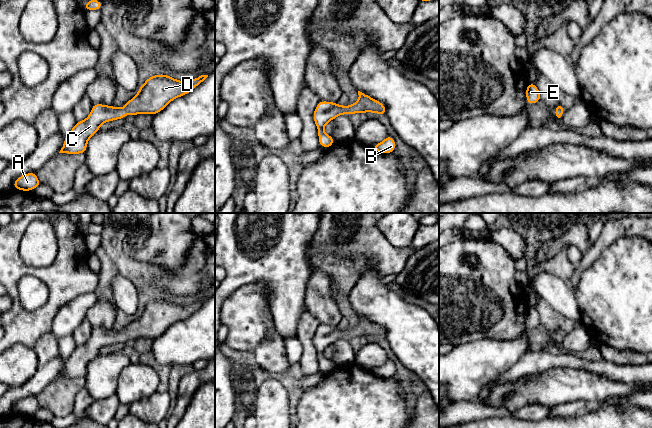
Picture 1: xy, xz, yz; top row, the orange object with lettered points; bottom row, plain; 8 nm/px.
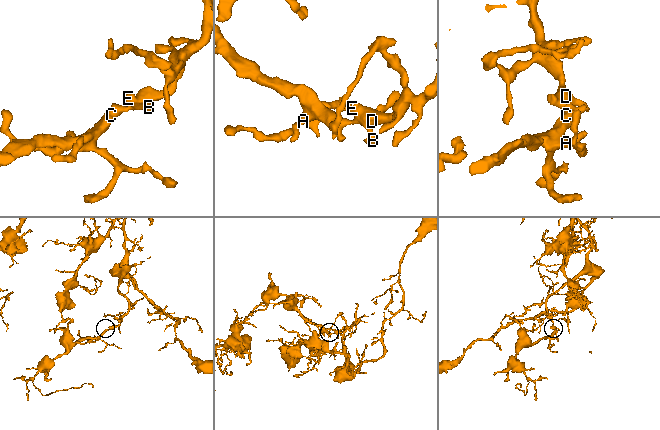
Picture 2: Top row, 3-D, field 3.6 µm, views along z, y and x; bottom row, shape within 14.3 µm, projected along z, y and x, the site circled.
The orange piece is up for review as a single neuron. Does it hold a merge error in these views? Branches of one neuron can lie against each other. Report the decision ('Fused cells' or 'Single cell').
Single cell

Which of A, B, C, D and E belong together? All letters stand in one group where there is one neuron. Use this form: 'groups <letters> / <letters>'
groups A B C D E

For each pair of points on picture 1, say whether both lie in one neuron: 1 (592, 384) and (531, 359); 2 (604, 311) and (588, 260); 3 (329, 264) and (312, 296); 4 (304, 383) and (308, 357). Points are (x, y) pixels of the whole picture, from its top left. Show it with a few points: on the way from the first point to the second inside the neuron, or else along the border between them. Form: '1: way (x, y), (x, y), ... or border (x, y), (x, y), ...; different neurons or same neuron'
1: border (578, 368), (551, 368), (532, 376); different neurons
2: border (605, 248), (581, 273), (577, 286); different neurons
3: border (312, 269), (318, 269), (327, 275), (331, 295); different neurons
4: border (319, 369), (315, 373), (308, 375); different neurons

